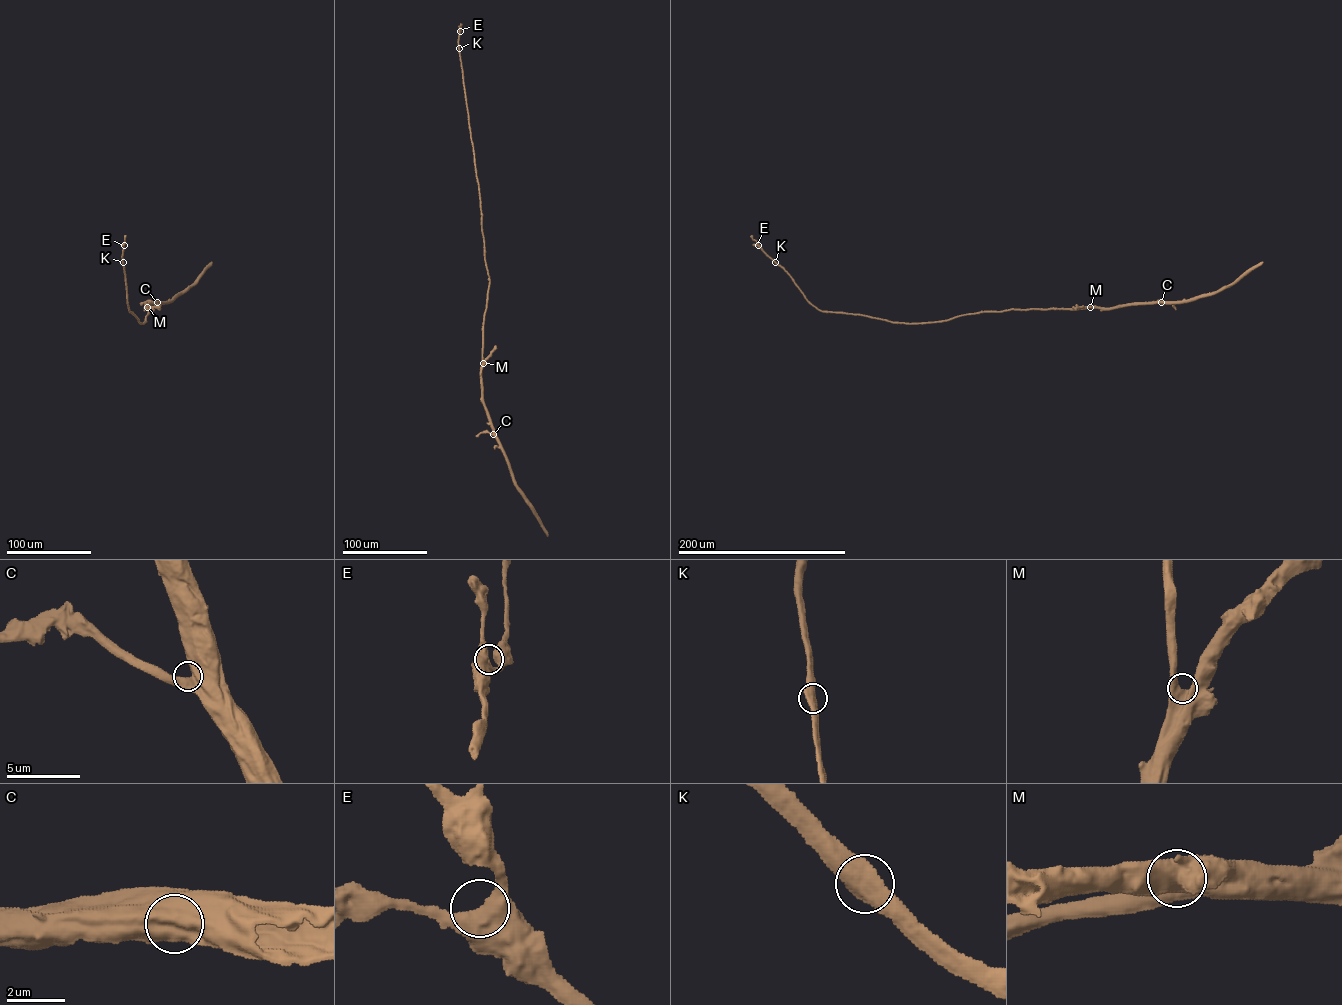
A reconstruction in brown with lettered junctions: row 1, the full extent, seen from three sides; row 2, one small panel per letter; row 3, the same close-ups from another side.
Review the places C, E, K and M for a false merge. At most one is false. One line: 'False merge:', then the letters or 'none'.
False merge: none

